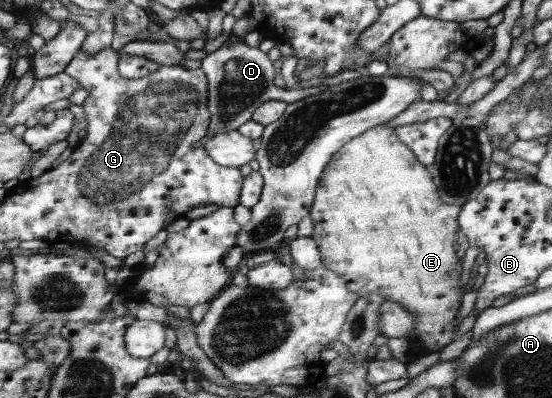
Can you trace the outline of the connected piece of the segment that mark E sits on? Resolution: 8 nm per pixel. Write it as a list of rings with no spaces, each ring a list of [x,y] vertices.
[[[382,125],[381,127],[368,129],[365,134],[348,141],[335,153],[333,159],[322,173],[321,186],[317,189],[314,203],[309,209],[309,214],[314,223],[310,236],[317,242],[320,249],[322,266],[342,275],[347,287],[350,287],[351,291],[359,295],[359,298],[371,293],[381,294],[385,300],[393,301],[403,306],[403,309],[409,310],[411,315],[415,316],[415,329],[412,329],[411,333],[405,337],[404,349],[406,356],[404,360],[407,365],[414,362],[419,355],[433,351],[439,352],[445,345],[448,346],[453,342],[455,331],[457,331],[455,319],[457,319],[459,305],[461,305],[461,279],[459,277],[461,277],[462,263],[459,262],[459,257],[455,255],[455,239],[457,239],[457,229],[460,229],[460,227],[457,225],[455,217],[459,217],[459,212],[462,209],[456,205],[447,205],[439,199],[438,187],[435,185],[428,168],[418,160],[410,146],[398,137],[393,126]]]

